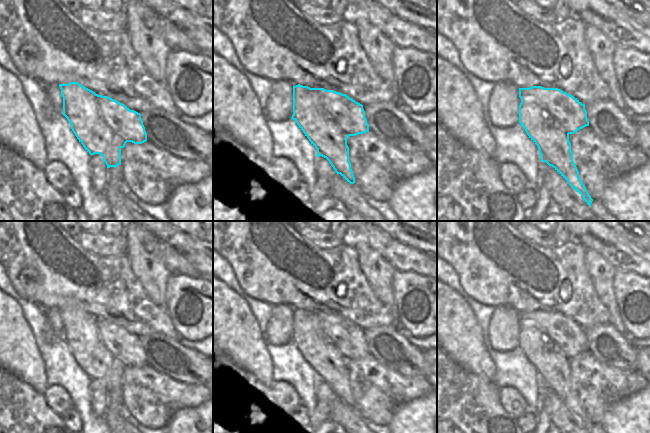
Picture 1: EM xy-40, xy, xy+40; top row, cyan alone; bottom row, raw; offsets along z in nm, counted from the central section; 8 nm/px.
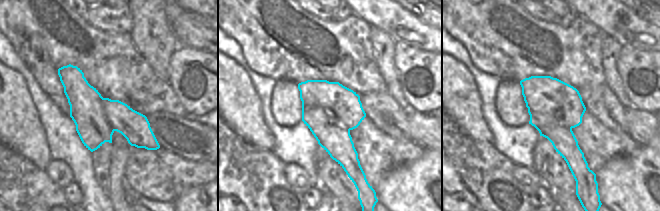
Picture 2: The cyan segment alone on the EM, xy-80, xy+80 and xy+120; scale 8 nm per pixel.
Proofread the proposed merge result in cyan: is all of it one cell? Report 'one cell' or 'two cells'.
two cells

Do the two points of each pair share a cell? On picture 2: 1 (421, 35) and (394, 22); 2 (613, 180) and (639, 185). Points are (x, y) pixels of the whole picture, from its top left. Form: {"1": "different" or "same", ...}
{"1": "same", "2": "same"}

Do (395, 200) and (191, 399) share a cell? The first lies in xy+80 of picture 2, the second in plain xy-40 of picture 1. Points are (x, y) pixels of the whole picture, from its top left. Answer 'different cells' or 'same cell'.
different cells

